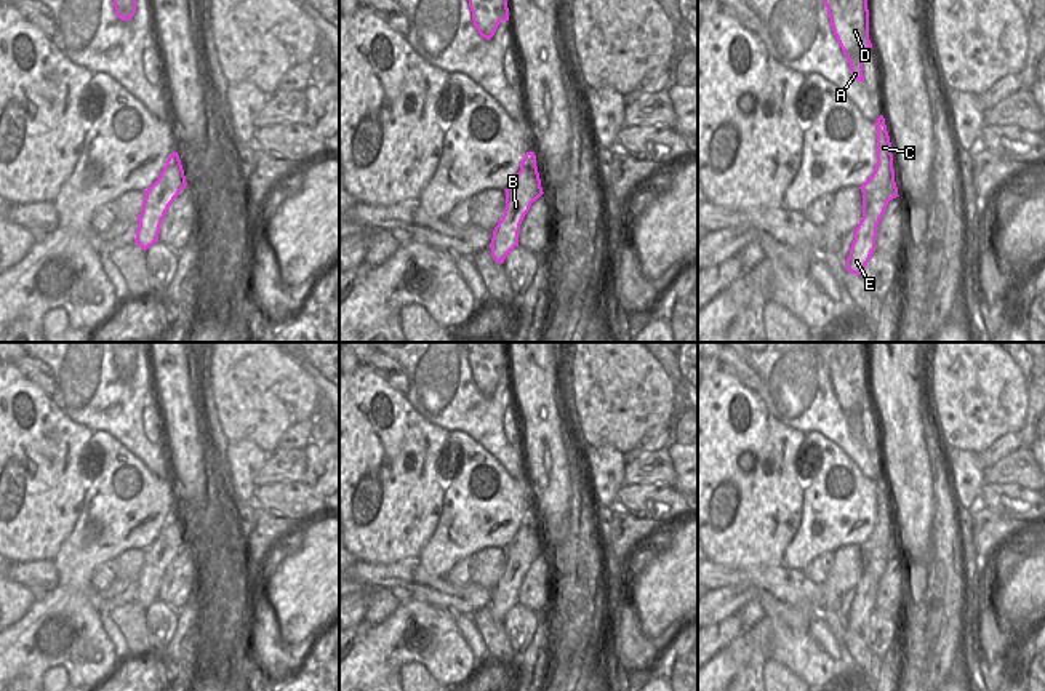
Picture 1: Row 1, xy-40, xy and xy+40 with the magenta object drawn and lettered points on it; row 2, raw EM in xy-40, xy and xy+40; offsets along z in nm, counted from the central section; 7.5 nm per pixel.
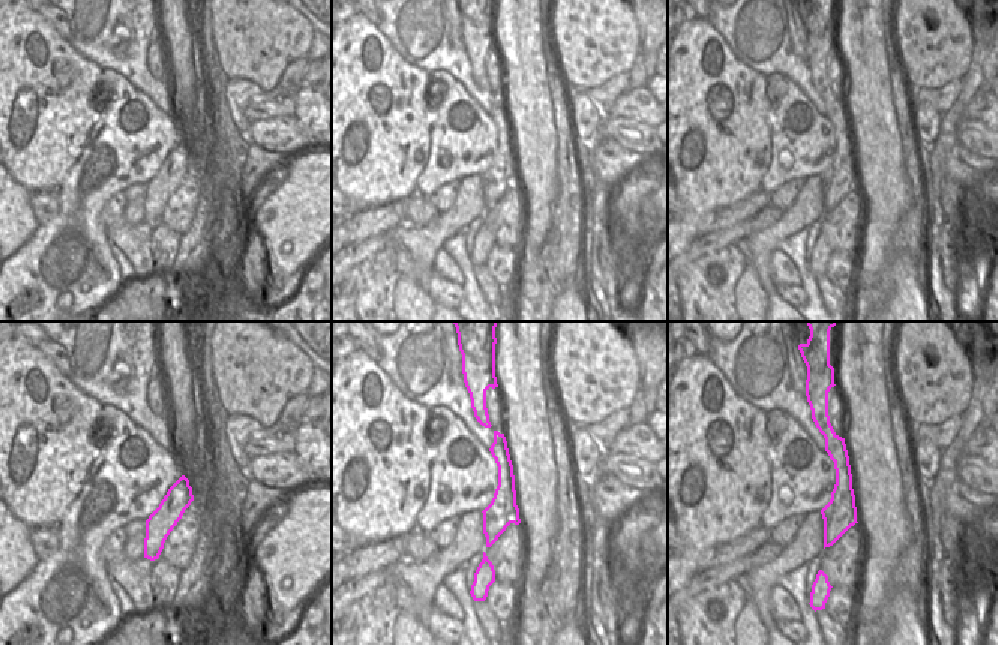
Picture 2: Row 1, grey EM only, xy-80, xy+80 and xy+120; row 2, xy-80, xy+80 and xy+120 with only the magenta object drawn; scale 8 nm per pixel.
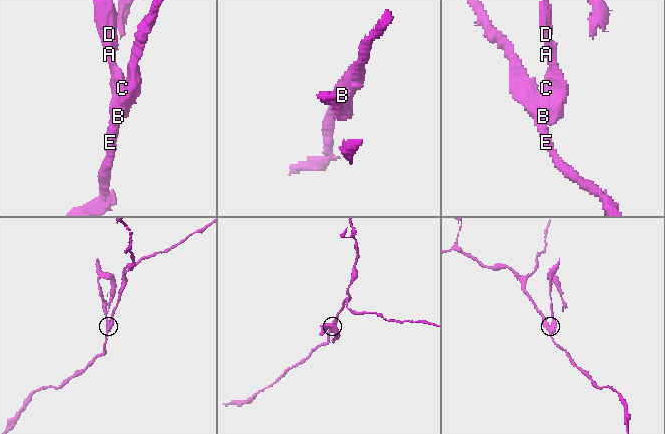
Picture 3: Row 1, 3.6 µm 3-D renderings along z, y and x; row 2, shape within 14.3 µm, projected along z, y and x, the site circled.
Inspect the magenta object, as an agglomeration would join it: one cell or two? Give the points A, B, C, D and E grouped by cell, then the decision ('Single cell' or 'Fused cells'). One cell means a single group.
Groups: A C D / B E. Fused cells

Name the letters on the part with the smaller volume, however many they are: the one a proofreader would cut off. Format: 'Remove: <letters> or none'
Remove: A, C, D

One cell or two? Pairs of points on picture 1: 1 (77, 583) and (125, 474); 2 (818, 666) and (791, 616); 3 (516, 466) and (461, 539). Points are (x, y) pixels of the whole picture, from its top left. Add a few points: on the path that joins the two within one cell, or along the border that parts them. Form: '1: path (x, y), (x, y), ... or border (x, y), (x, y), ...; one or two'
1: path (79, 555), (120, 512), (124, 501); one
2: border (765, 616), (776, 618), (792, 629), (807, 632); two
3: border (482, 448), (511, 475), (525, 477); two

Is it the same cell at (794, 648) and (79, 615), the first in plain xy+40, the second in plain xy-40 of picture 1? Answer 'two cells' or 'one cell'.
one cell

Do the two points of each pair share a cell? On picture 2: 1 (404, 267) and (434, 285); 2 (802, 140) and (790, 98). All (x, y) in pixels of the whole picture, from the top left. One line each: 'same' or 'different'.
1: same
2: same

